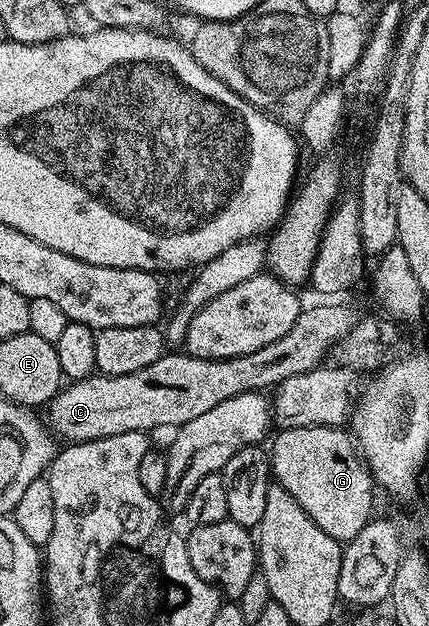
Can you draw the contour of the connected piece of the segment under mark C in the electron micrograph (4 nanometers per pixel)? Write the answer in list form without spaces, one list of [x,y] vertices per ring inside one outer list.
[[[313,306],[310,310],[308,307],[302,309],[293,327],[283,336],[279,336],[275,344],[267,344],[267,348],[259,348],[259,352],[247,356],[207,360],[196,358],[187,352],[166,352],[159,360],[155,360],[155,364],[147,364],[147,368],[139,368],[139,372],[131,372],[127,376],[111,376],[97,372],[91,378],[78,378],[70,381],[49,401],[48,429],[58,439],[65,438],[61,440],[72,444],[119,436],[123,432],[154,432],[153,430],[159,429],[160,426],[182,426],[187,424],[187,420],[195,420],[195,416],[203,416],[203,412],[217,407],[222,400],[231,400],[231,396],[268,391],[287,380],[287,376],[299,376],[322,365],[330,357],[333,343],[345,338],[347,332],[351,332],[351,328],[357,325],[358,321],[359,314],[349,306]]]

